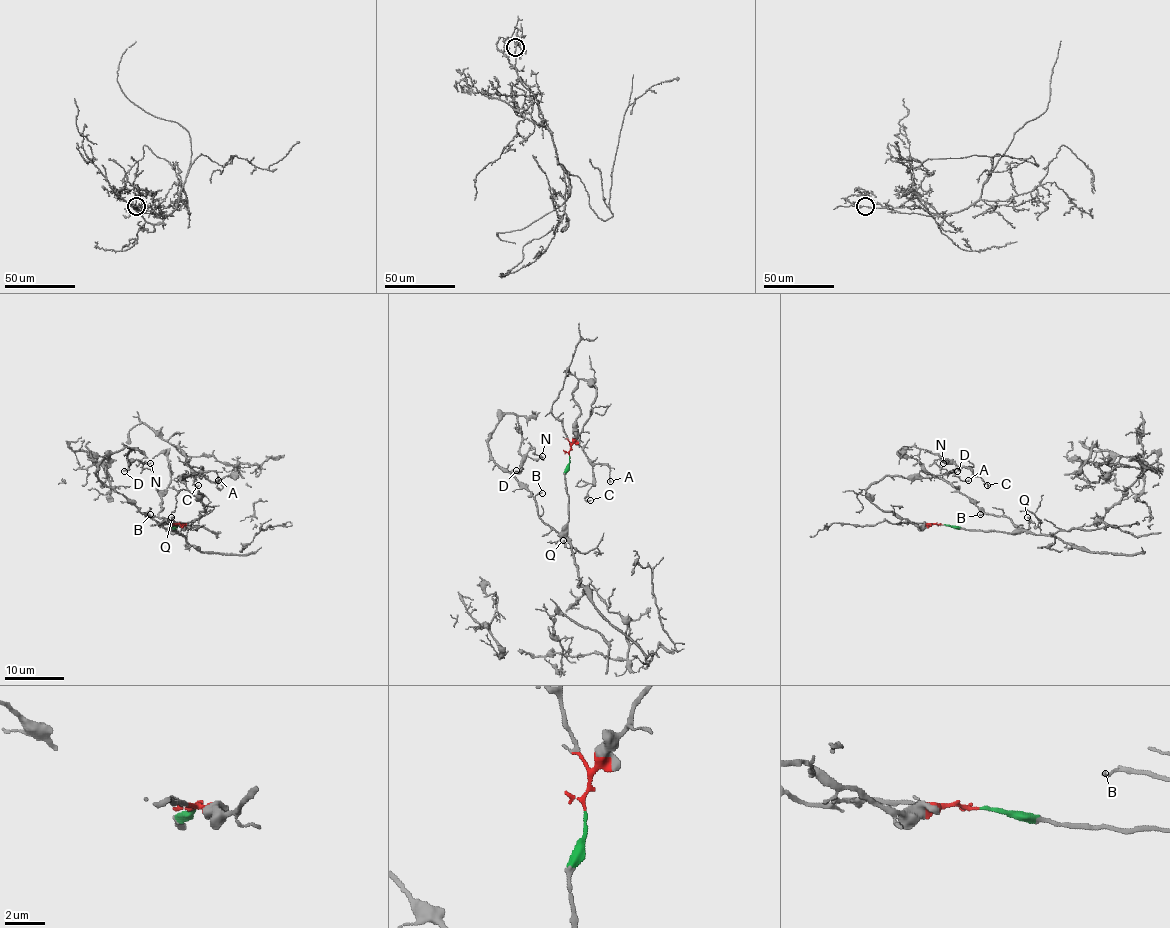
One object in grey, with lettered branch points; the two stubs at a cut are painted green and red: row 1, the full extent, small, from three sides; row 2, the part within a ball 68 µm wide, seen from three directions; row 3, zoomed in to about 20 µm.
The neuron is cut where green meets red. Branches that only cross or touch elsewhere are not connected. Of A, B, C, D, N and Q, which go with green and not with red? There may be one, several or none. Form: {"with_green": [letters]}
{"with_green": ["B", "D", "N", "Q"]}

